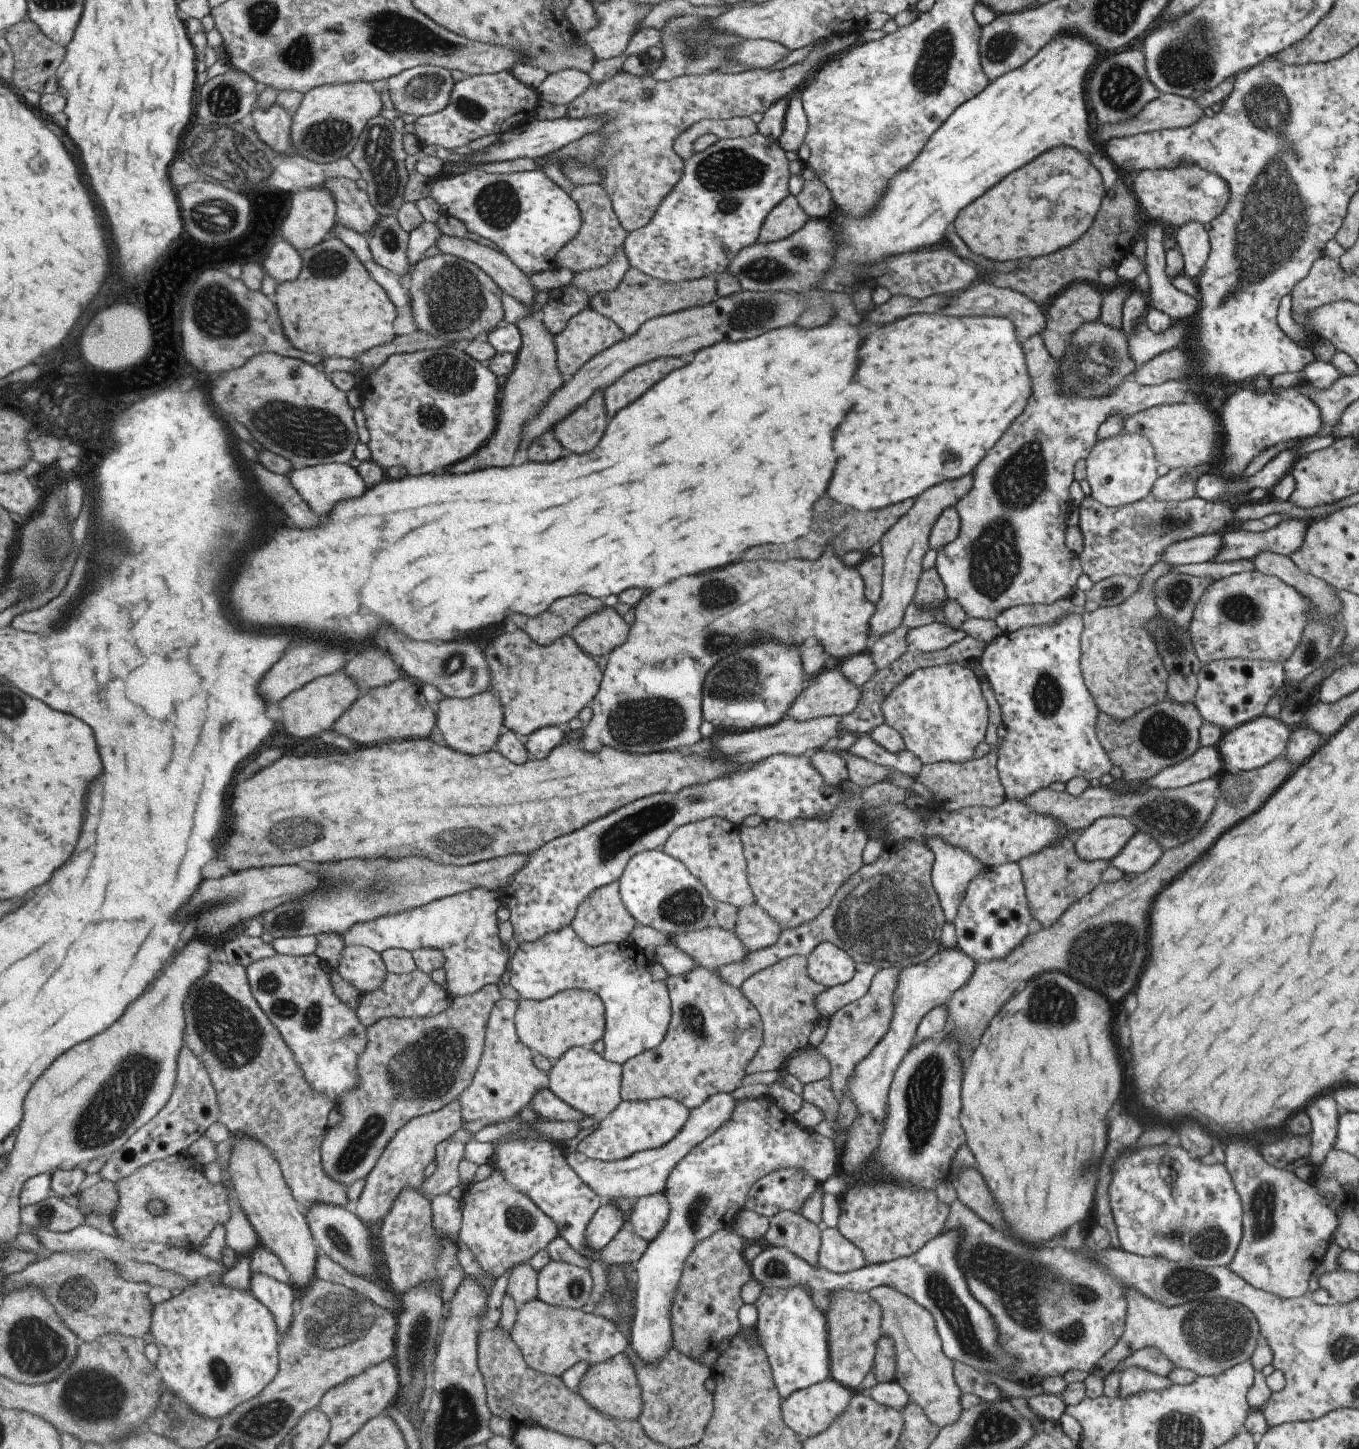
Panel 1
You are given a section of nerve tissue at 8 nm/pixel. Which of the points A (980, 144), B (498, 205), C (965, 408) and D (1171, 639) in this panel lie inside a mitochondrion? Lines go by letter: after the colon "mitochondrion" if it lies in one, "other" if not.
A: other
B: mitochondrion
C: other
D: mitochondrion

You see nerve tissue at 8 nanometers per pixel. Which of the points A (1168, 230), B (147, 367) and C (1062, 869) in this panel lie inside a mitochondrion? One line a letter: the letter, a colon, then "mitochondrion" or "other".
A: other
B: other
C: other

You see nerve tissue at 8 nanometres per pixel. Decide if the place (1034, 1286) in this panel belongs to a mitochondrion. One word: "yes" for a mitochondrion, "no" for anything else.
yes

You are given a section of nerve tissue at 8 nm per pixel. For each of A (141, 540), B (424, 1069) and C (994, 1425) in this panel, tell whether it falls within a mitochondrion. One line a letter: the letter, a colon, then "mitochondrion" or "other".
A: other
B: mitochondrion
C: mitochondrion

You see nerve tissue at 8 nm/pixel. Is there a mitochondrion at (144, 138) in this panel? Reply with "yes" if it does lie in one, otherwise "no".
no

